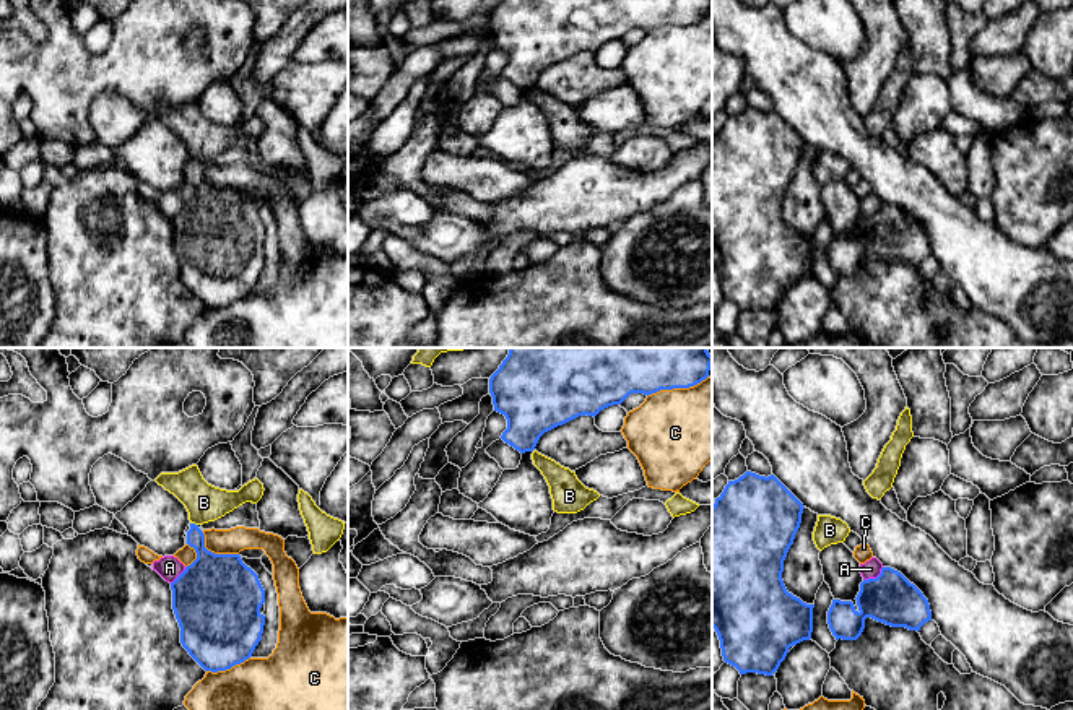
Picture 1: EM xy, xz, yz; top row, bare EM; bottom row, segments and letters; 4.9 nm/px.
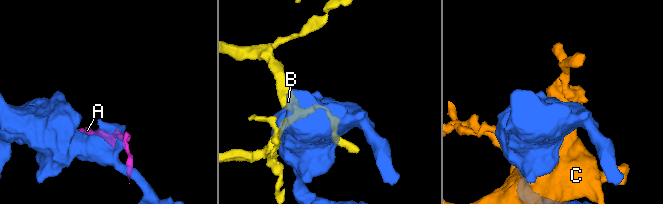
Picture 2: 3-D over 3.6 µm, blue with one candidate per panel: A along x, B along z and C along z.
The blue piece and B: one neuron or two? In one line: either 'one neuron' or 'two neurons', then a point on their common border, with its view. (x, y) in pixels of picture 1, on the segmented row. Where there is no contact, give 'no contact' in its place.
two neurons; contact xy (194, 523)

